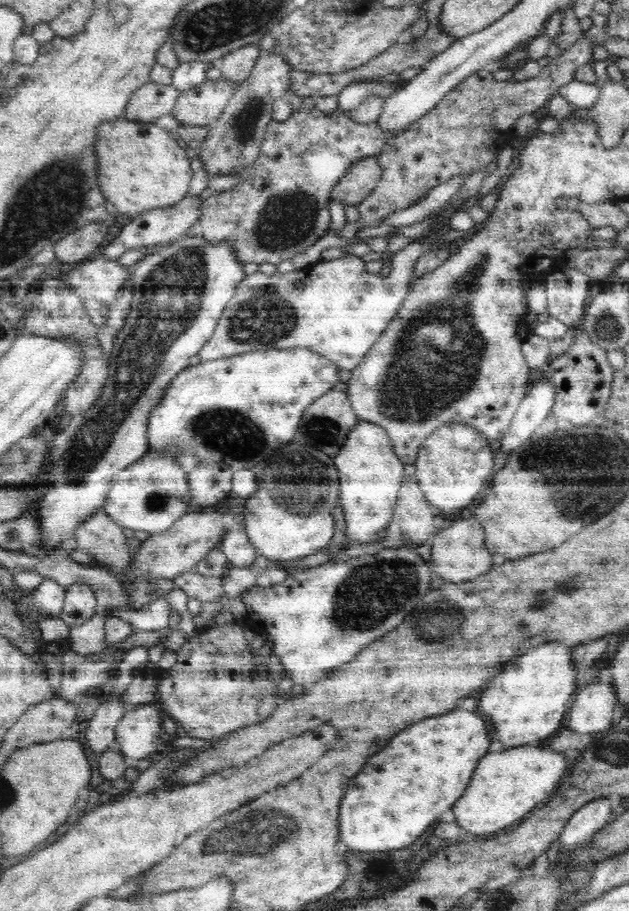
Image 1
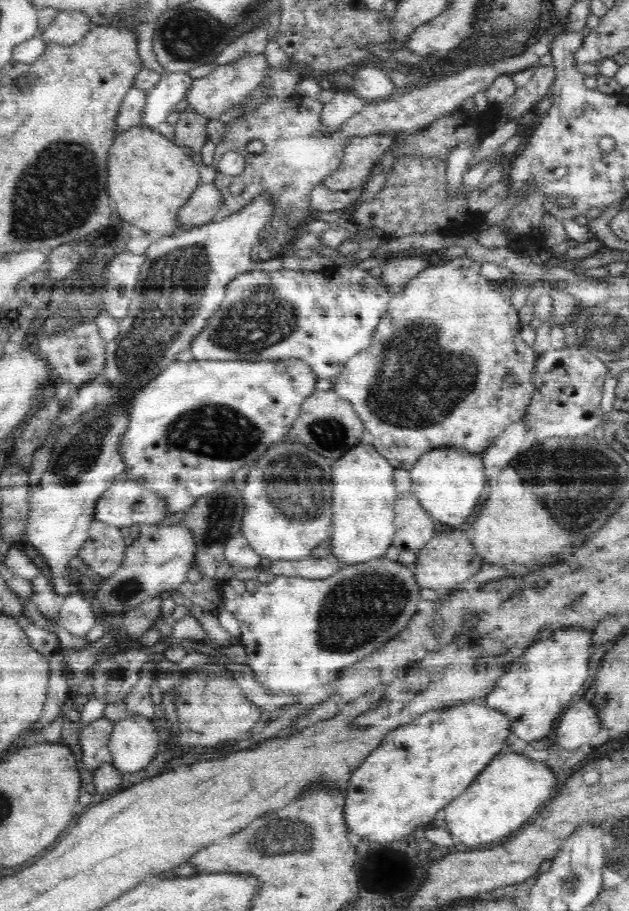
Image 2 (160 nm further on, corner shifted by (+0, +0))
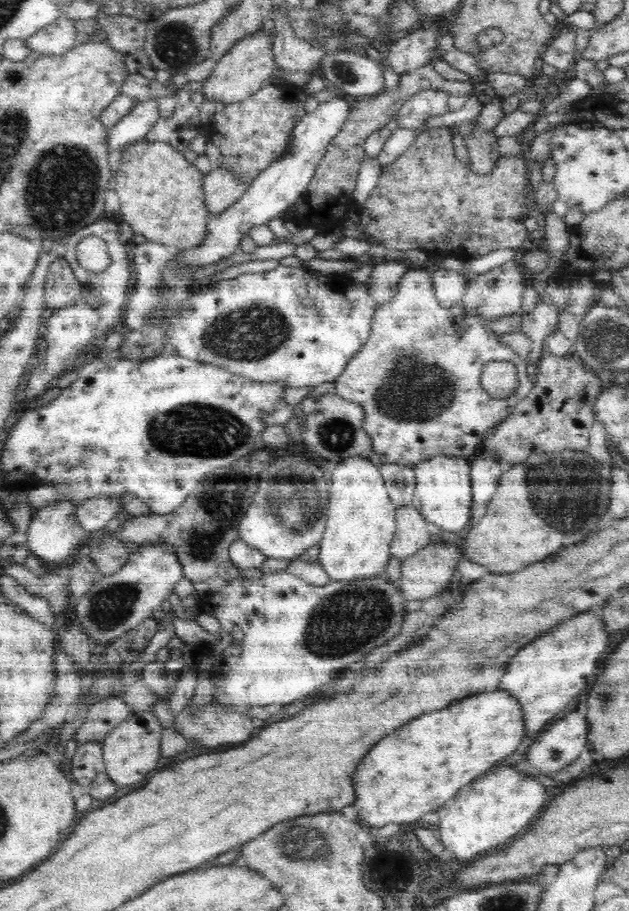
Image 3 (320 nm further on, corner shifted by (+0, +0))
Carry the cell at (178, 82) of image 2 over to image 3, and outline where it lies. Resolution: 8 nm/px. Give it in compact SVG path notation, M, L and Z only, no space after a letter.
M156 99L141 100L134 104L126 116L119 118L118 122L107 130L106 144L109 153L116 150L122 152L126 146L144 139L160 117Z

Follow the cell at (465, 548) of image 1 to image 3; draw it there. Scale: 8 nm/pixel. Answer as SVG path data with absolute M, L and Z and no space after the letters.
M435 540L416 554L402 560L400 566L399 591L406 600L426 600L430 596L448 590L450 579L460 561L464 561L463 547L458 548L448 543Z

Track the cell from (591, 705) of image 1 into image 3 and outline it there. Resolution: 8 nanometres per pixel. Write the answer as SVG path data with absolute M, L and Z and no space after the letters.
M572 712L568 714L564 720L558 718L558 720L550 725L550 728L546 732L542 733L542 736L528 748L528 756L526 760L530 763L530 766L524 770L524 773L532 779L538 779L543 776L550 777L560 773L561 770L573 764L582 750L586 749L586 734L588 730L588 722L586 722L586 716L584 714L578 714L578 712Z

